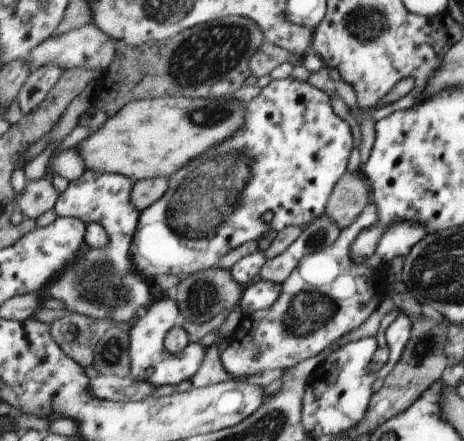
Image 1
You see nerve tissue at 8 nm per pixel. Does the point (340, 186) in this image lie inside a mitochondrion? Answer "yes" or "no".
no

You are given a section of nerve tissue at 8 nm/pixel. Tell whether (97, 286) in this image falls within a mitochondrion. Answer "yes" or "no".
yes

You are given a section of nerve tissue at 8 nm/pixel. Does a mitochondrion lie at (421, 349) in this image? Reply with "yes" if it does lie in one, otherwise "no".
yes

